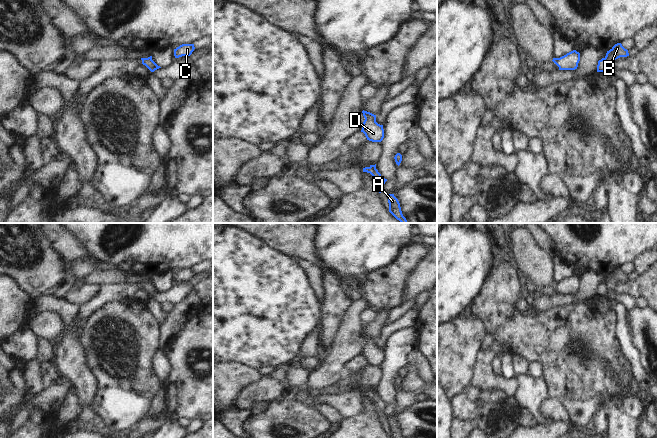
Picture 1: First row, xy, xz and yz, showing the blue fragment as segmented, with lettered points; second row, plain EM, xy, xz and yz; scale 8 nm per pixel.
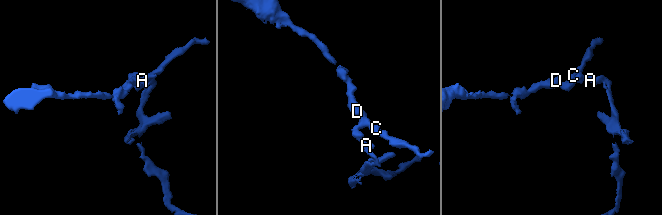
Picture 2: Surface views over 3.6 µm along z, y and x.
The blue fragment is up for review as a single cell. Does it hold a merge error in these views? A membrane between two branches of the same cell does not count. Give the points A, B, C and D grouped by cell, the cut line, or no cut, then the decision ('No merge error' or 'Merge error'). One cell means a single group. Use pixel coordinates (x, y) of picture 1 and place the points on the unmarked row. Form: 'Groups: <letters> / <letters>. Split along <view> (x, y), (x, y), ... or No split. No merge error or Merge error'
Groups: A B C D. No split. No merge error.

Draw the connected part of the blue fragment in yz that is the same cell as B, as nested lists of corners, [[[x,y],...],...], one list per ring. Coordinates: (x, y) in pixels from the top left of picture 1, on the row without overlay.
[[[621,267],[615,268],[607,275],[606,280],[598,285],[597,296],[606,296],[608,290],[613,288],[616,283],[627,280],[629,280],[628,274],[625,273]]]

